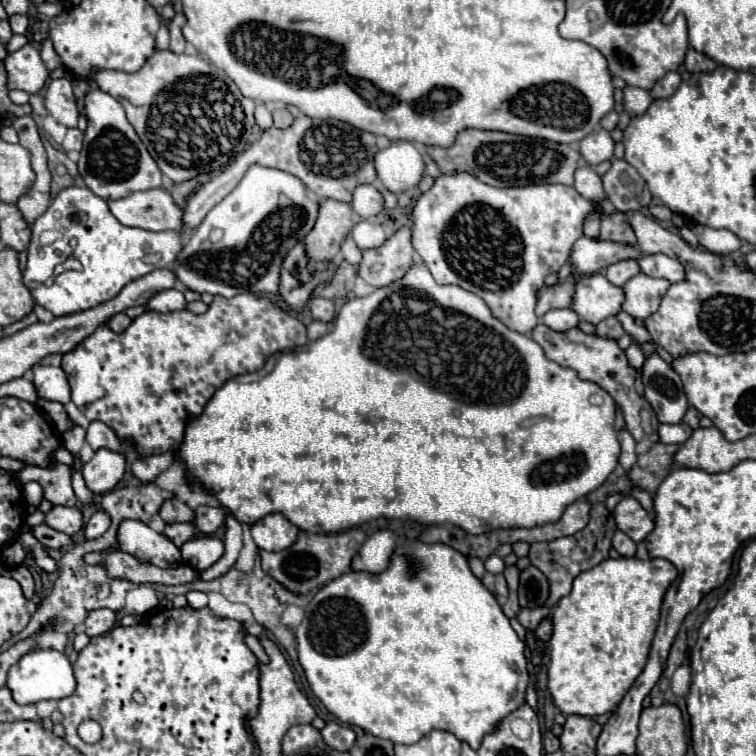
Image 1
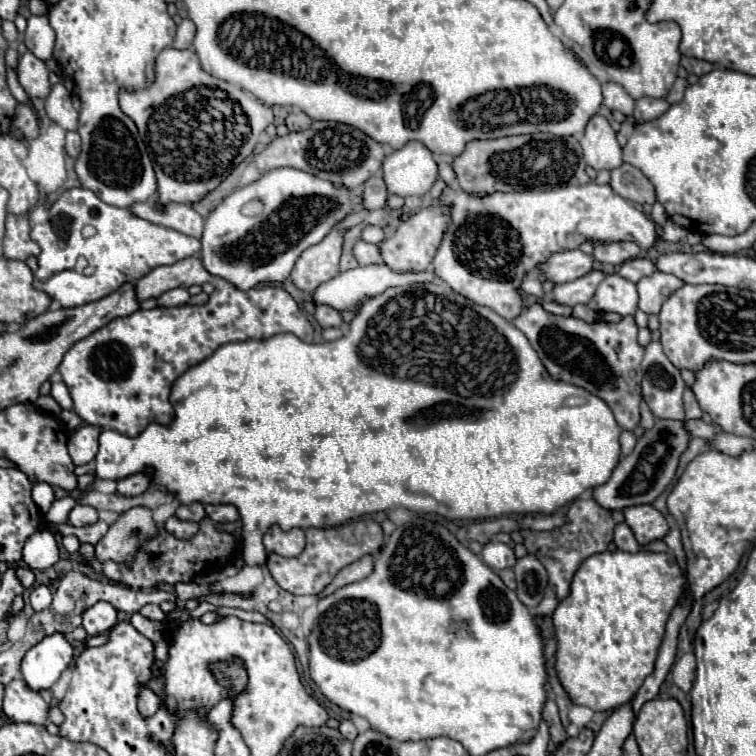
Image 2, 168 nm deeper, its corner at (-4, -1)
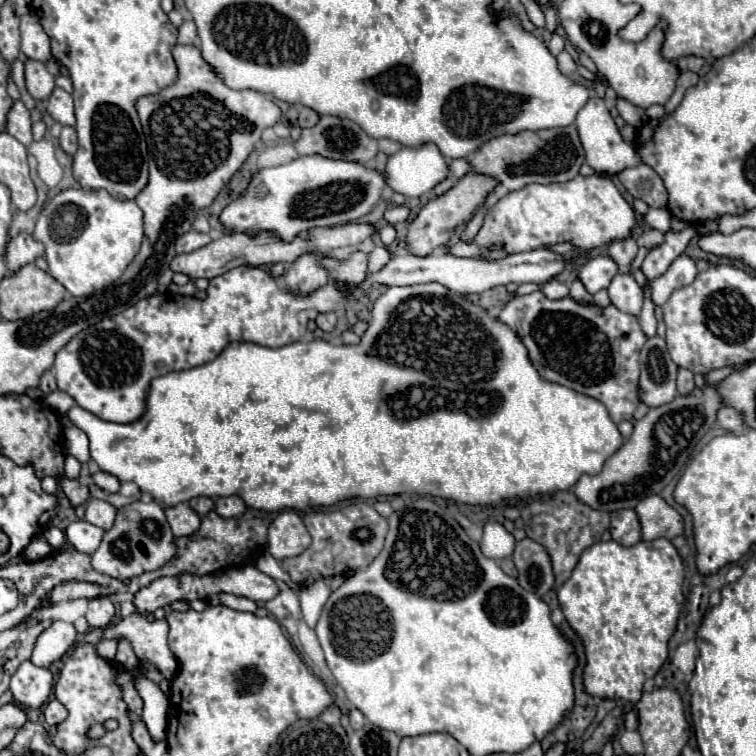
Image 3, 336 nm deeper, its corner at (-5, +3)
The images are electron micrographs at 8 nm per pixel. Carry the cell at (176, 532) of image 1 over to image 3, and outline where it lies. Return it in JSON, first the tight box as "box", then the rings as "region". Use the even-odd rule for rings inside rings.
{"box":[165,504,201,538],"region":[[[177,504],[173,508],[167,508],[165,514],[167,514],[167,522],[169,522],[175,538],[191,536],[199,530],[201,518],[189,504]]]}

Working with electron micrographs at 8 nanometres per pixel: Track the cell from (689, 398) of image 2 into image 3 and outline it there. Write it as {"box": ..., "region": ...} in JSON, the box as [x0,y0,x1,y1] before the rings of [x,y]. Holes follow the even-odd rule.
{"box":[677,368,695,396],"region":[[[679,368],[679,372],[677,372],[677,392],[679,392],[681,396],[685,396],[685,394],[689,394],[693,388],[695,388],[693,374],[691,374],[689,370],[685,370],[685,368]]]}

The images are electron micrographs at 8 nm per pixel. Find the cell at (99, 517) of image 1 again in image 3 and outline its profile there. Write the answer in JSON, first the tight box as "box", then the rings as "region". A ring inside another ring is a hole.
{"box":[65,520,105,554],"region":[[[77,520],[77,522],[71,522],[65,530],[65,536],[67,536],[67,542],[83,552],[83,554],[93,554],[95,548],[99,548],[101,540],[103,540],[103,534],[105,530],[103,528],[97,528],[93,524],[87,524],[85,520]]]}

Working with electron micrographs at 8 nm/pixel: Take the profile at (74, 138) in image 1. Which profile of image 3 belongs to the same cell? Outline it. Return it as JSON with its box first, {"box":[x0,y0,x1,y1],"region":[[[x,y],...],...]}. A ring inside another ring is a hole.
{"box":[59,126,77,154],"region":[[[63,126],[63,132],[59,136],[59,144],[67,154],[75,154],[77,152],[77,132],[71,126]]]}

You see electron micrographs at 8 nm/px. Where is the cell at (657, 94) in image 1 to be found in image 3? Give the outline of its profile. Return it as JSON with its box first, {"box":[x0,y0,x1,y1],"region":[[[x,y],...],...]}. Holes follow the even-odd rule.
{"box":[665,72,697,112],"region":[[[681,72],[681,76],[679,76],[679,80],[677,80],[677,88],[675,88],[675,92],[673,92],[673,96],[669,98],[669,102],[665,104],[665,108],[669,110],[669,112],[673,112],[677,106],[679,106],[679,102],[683,100],[683,94],[685,94],[685,90],[687,88],[691,88],[691,86],[695,86],[697,84],[697,74],[695,72]]]}

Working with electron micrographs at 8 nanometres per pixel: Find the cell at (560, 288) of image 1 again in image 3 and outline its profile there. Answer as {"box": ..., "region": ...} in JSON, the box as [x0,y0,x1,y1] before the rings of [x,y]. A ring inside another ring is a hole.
{"box":[579,256,617,294],"region":[[[595,256],[581,266],[579,280],[585,284],[587,292],[595,294],[597,290],[607,288],[607,284],[611,284],[615,274],[617,274],[617,264],[609,256]]]}

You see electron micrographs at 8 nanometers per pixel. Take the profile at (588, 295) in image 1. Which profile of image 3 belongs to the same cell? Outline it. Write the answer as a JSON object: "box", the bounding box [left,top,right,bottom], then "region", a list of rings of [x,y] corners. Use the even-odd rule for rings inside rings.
{"box":[607,274,643,316],"region":[[[617,274],[607,290],[613,306],[617,306],[621,312],[639,316],[643,308],[643,290],[631,274]]]}

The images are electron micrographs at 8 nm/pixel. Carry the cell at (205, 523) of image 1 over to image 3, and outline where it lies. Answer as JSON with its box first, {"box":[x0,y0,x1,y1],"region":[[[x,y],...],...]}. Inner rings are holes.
{"box":[215,496,247,518],"region":[[[227,496],[227,498],[217,498],[215,500],[215,512],[223,518],[231,518],[231,516],[239,516],[247,510],[243,498],[239,496]]]}

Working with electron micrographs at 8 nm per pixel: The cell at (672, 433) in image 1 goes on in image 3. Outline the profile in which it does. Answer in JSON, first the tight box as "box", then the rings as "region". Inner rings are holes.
{"box":[717,406,745,432],"region":[[[725,406],[725,408],[719,410],[719,414],[717,414],[717,424],[719,424],[721,428],[733,430],[733,432],[745,428],[745,424],[743,424],[743,414],[741,414],[739,410],[731,408],[731,406]]]}

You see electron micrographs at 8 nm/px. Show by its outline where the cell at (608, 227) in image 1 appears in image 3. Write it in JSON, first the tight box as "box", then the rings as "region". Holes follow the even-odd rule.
{"box":[609,238,639,274],"region":[[[625,238],[625,240],[615,240],[615,242],[611,242],[611,246],[609,246],[609,256],[617,262],[621,274],[627,274],[627,272],[629,272],[631,262],[633,262],[637,250],[639,250],[639,248],[637,248],[637,244],[635,244],[633,238]]]}

